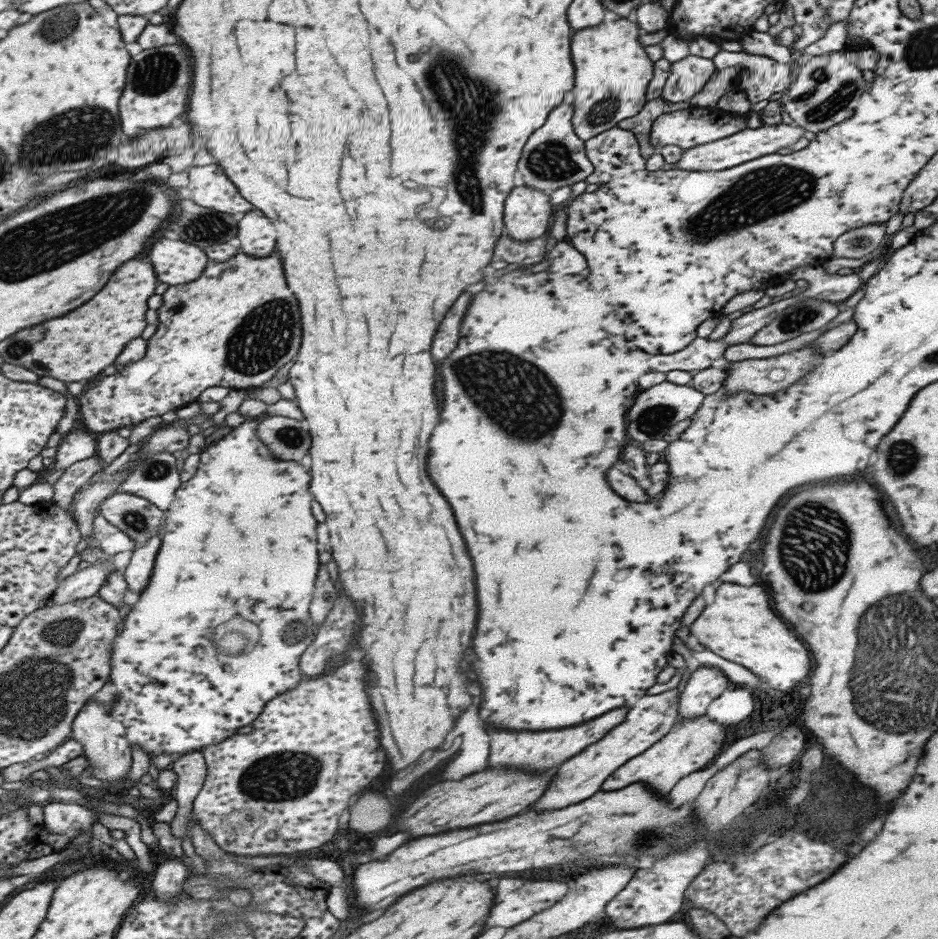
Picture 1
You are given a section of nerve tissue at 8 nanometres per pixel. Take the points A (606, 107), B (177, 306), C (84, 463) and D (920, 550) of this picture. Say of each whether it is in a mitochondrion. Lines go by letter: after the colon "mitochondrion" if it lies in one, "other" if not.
A: mitochondrion
B: mitochondrion
C: other
D: other

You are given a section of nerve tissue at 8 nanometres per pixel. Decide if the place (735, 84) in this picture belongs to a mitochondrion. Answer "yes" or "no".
no

